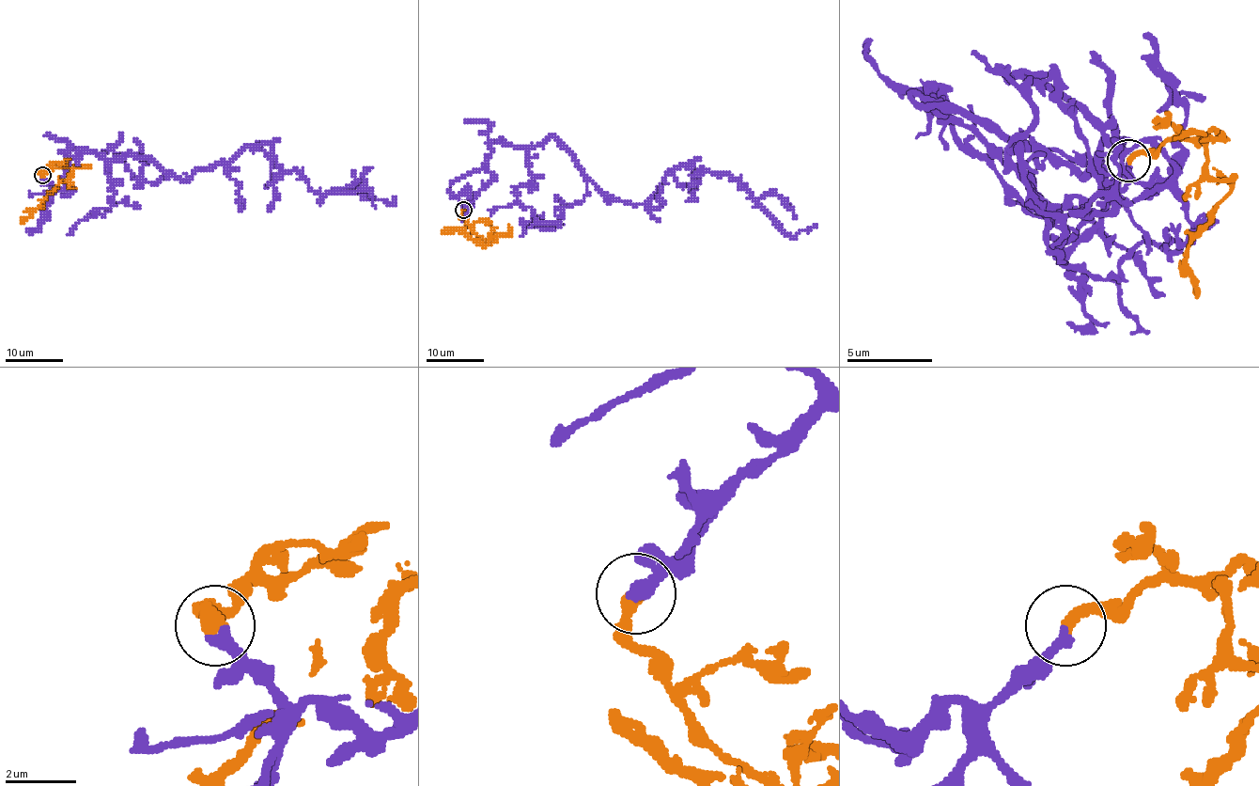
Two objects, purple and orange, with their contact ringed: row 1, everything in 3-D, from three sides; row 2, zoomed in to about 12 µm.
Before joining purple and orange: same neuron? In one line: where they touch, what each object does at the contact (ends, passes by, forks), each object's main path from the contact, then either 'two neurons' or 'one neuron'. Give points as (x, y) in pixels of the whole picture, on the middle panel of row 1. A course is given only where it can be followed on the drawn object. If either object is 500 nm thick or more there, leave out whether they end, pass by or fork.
(463, 210) | purple ends | orange ends | purple via (464, 209), (491, 144), (551, 138), (619, 202), (690, 165), (728, 174), (783, 231), (816, 224) | orange via (462, 209), (462, 218), (477, 235), (493, 241), (491, 235), (486, 243), (478, 243), (459, 229), (441, 231) | one neuron

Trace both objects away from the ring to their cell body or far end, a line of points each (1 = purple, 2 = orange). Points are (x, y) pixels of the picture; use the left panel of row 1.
1: (43, 176), (69, 193), (70, 150), (97, 150), (181, 180), (269, 145), (318, 193), (395, 196)
2: (41, 176), (41, 173), (56, 165), (73, 168), (65, 183), (57, 186), (20, 221)

